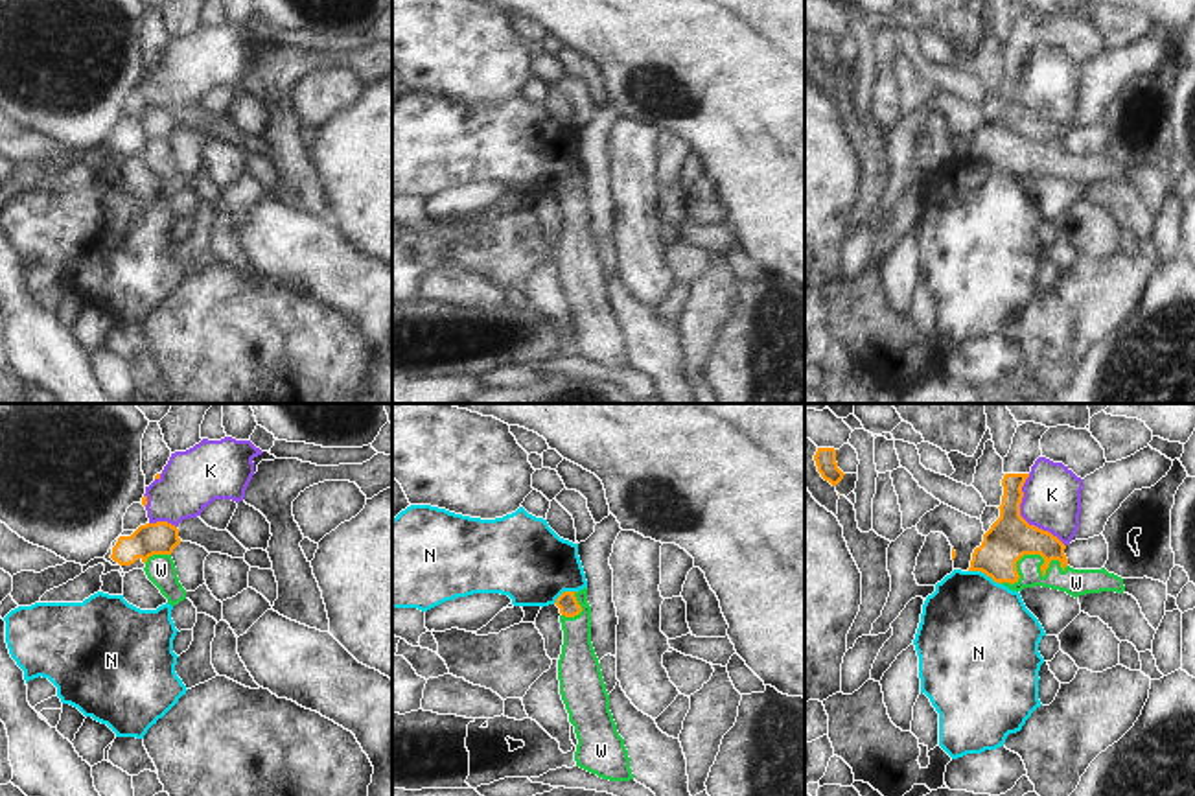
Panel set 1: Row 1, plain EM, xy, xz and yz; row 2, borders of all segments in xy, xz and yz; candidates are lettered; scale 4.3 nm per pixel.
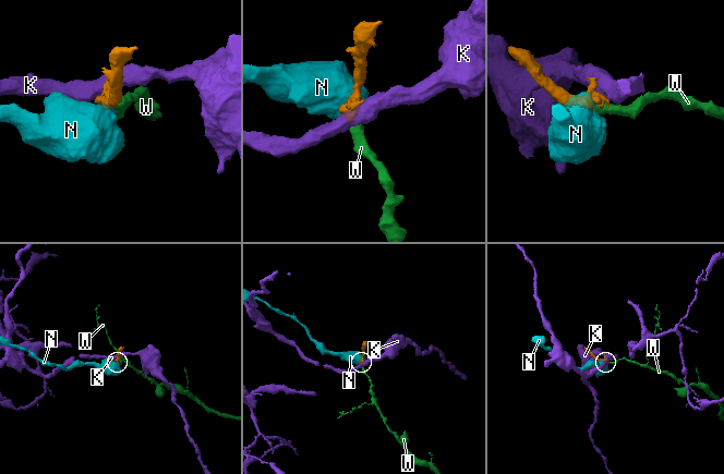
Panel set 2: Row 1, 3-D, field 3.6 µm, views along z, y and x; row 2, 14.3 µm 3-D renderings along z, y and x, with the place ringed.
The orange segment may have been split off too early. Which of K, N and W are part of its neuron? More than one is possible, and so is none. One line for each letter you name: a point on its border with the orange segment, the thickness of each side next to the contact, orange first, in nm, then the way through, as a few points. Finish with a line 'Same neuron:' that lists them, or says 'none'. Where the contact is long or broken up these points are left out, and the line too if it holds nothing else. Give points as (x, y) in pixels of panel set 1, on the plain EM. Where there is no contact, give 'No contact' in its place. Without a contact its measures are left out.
W: Touches orange at yz (1033, 140). Thickness 190 nm (orange) against 120 nm. Path across: yz (1009, 124), (1033, 140), (1043, 159), (1076, 170)
Same neuron: W.

